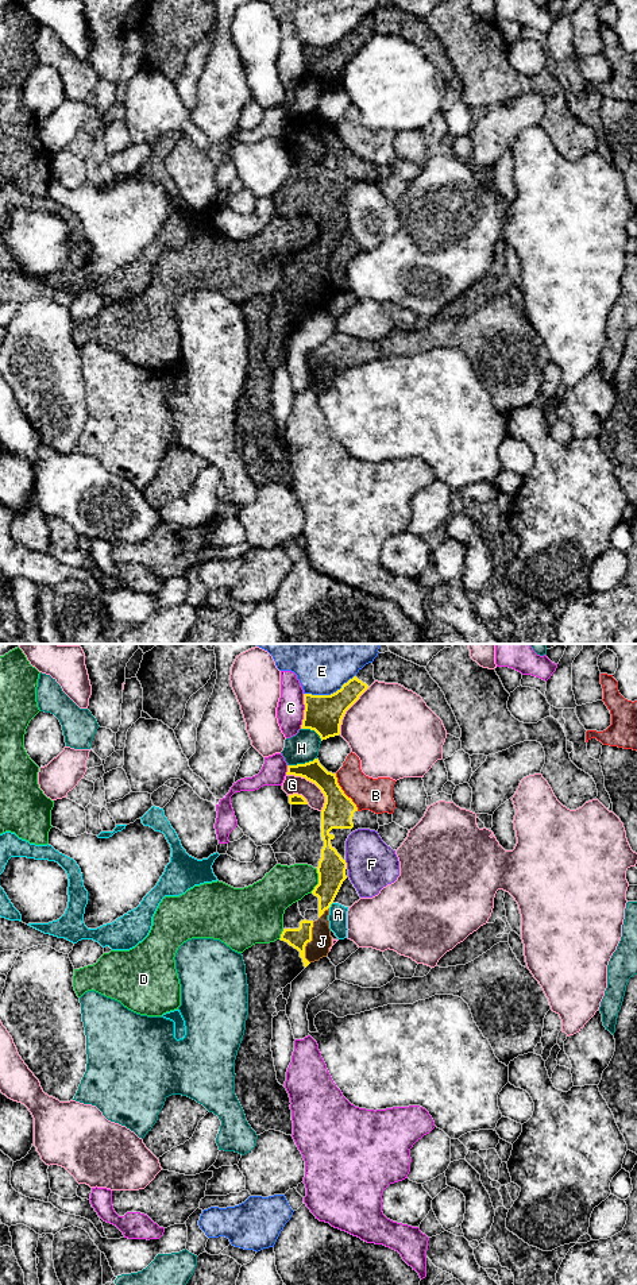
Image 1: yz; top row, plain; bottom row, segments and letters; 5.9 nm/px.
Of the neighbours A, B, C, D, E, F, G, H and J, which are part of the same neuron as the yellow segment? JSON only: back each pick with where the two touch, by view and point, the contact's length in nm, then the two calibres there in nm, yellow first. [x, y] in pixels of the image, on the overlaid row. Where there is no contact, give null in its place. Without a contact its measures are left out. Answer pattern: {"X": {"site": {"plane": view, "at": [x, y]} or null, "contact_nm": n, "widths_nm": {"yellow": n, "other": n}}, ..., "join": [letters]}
{"J": {"site": {"plane": "yz", "at": [308, 941]}, "contact_nm": 240, "widths_nm": {"yellow": 120, "other": 120}}, "join": ["J"]}

